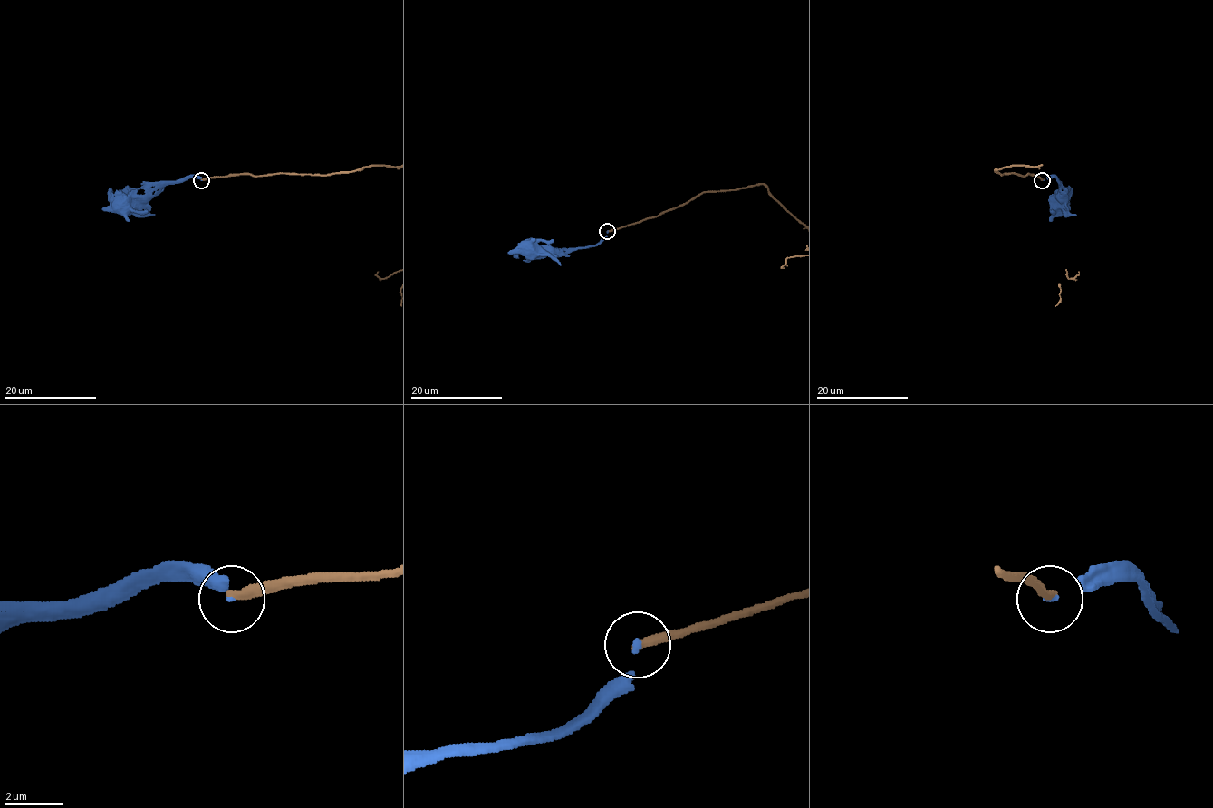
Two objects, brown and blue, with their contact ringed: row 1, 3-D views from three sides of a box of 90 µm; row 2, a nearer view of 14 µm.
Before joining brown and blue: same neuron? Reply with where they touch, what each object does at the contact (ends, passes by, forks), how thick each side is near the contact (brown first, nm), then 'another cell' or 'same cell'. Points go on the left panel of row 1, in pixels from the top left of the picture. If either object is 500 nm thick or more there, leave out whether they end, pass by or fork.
(201, 180) | brown ends | blue ends | 320/110 nm | another cell

